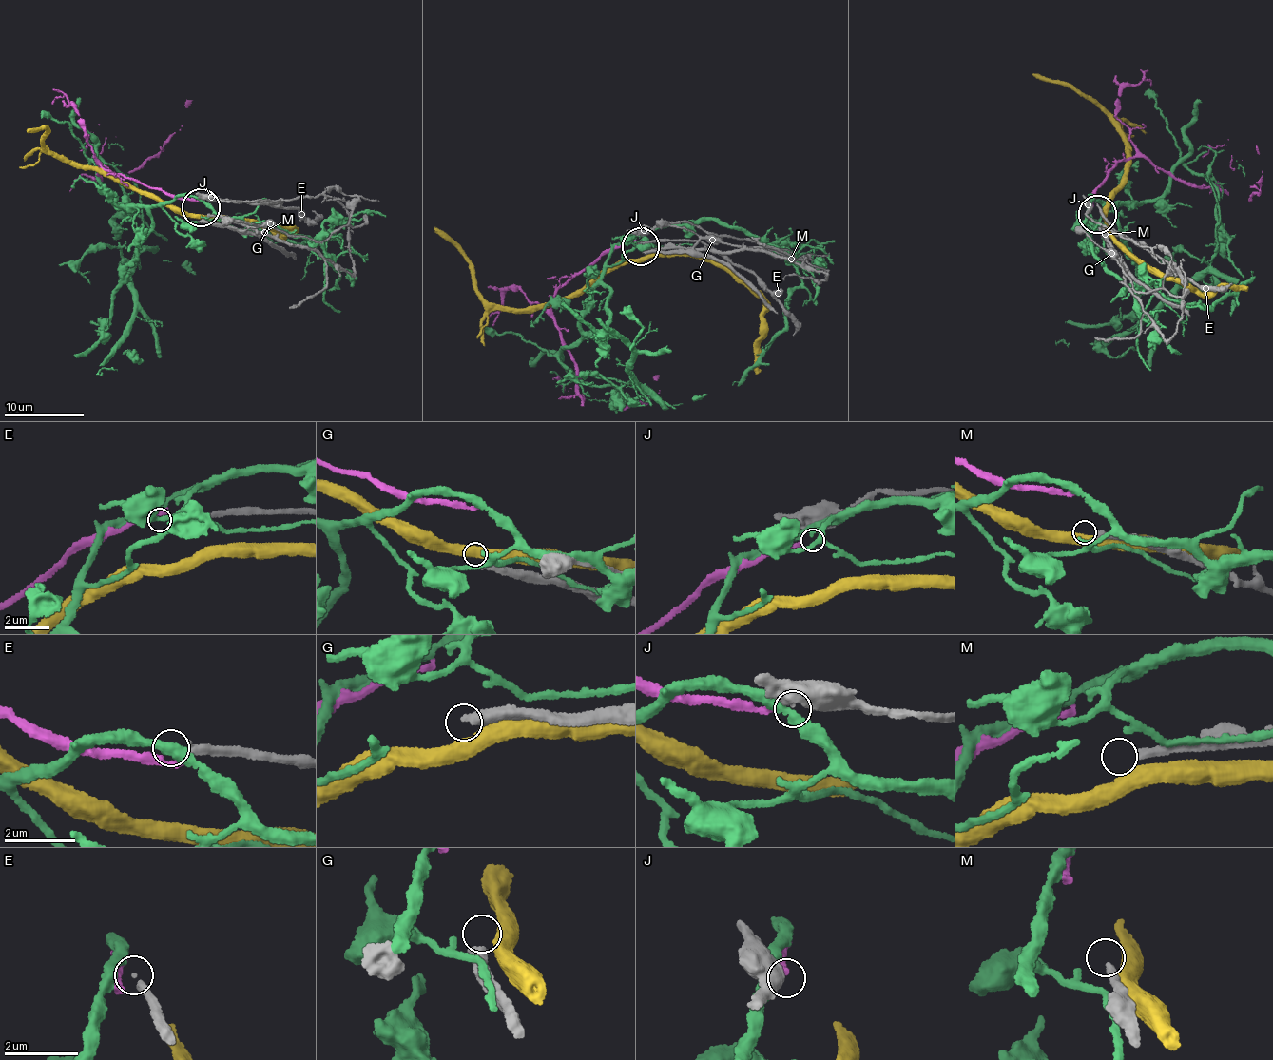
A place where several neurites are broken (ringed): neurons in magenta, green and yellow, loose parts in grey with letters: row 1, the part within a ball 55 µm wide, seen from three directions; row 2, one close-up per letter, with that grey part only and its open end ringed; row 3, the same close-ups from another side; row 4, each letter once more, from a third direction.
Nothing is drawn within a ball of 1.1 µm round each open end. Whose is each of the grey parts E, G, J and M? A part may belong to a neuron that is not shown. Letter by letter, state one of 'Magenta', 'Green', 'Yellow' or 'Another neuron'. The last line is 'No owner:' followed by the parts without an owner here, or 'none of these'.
E: Another neuron
G: Another neuron
J: Magenta
M: Another neuron
No owner: E, G, M

